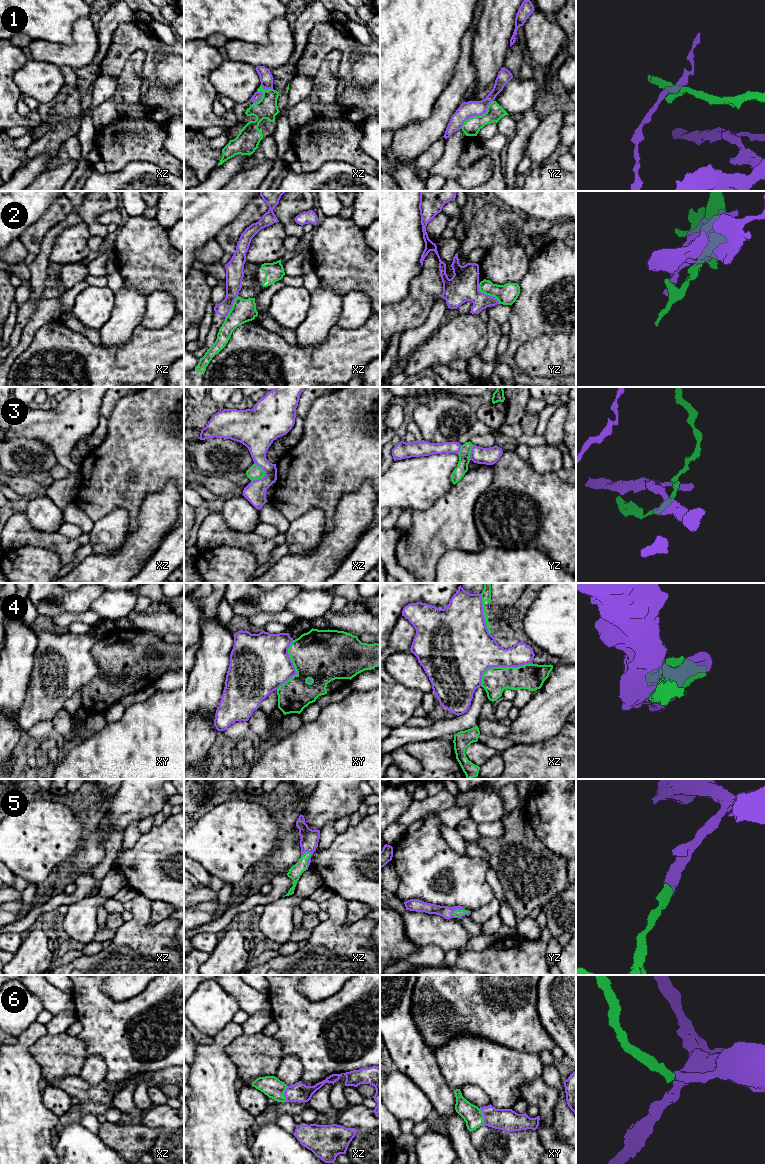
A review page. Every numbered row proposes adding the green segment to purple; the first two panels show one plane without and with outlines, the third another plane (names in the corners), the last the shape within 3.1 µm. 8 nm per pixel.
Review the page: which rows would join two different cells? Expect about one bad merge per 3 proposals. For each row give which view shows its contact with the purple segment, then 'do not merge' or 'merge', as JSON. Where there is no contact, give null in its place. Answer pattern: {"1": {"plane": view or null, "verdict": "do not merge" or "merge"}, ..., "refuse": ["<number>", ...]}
{"1": {"plane": "yz", "verdict": "do not merge"}, "2": {"plane": "yz", "verdict": "do not merge"}, "3": {"plane": "xz", "verdict": "do not merge"}, "4": {"plane": "xz", "verdict": "do not merge"}, "5": {"plane": "yz", "verdict": "merge"}, "6": {"plane": "xy", "verdict": "merge"}, "refuse": ["1", "2", "3", "4"]}

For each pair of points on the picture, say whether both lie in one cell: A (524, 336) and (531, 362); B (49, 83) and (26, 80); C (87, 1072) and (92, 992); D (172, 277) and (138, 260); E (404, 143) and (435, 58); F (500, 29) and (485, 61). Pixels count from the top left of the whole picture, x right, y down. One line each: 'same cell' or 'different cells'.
A: different cells
B: same cell
C: different cells
D: same cell
E: different cells
F: same cell

